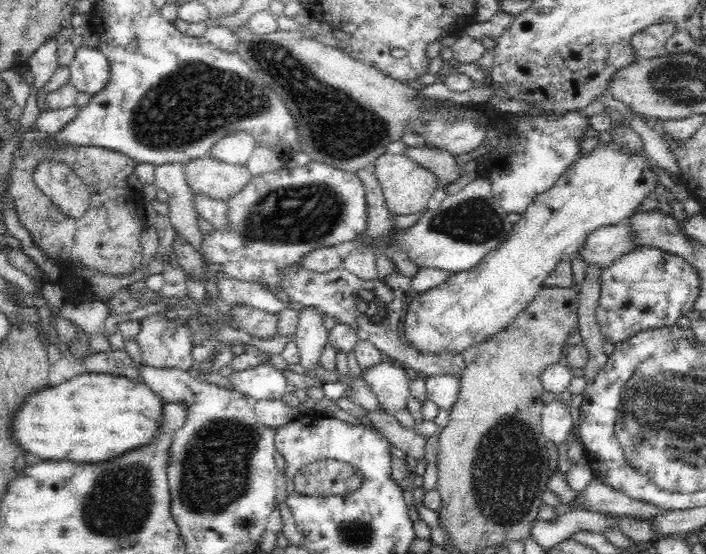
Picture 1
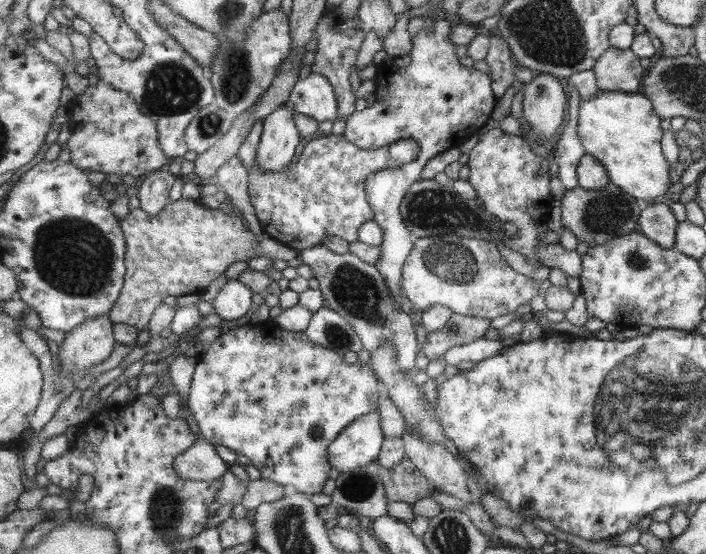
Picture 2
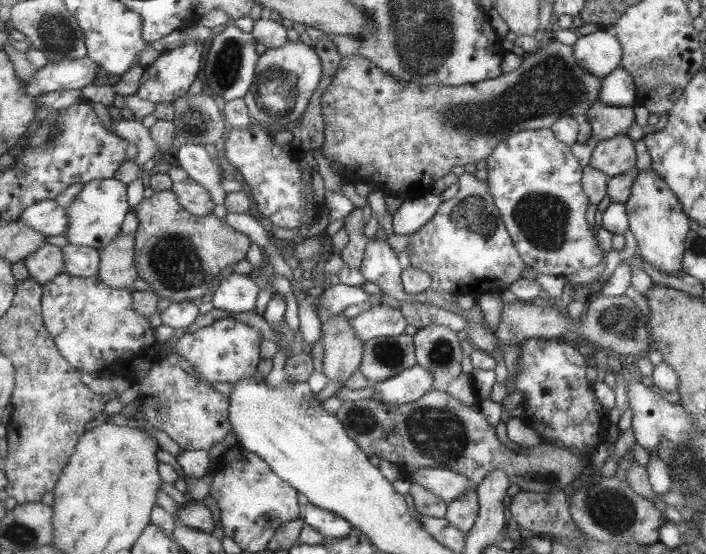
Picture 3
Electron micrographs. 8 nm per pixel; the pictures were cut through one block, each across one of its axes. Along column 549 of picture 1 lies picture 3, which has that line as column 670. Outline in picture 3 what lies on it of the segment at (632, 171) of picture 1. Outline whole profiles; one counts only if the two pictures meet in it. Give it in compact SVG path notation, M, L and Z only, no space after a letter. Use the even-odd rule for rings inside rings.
M655 170L639 172L631 196L625 202L625 214L629 216L629 232L637 240L637 252L635 260L641 258L645 264L655 266L665 276L677 276L683 272L683 256L685 256L685 234L687 234L687 222L689 216L683 212L681 200L675 196L675 192L657 176Z

